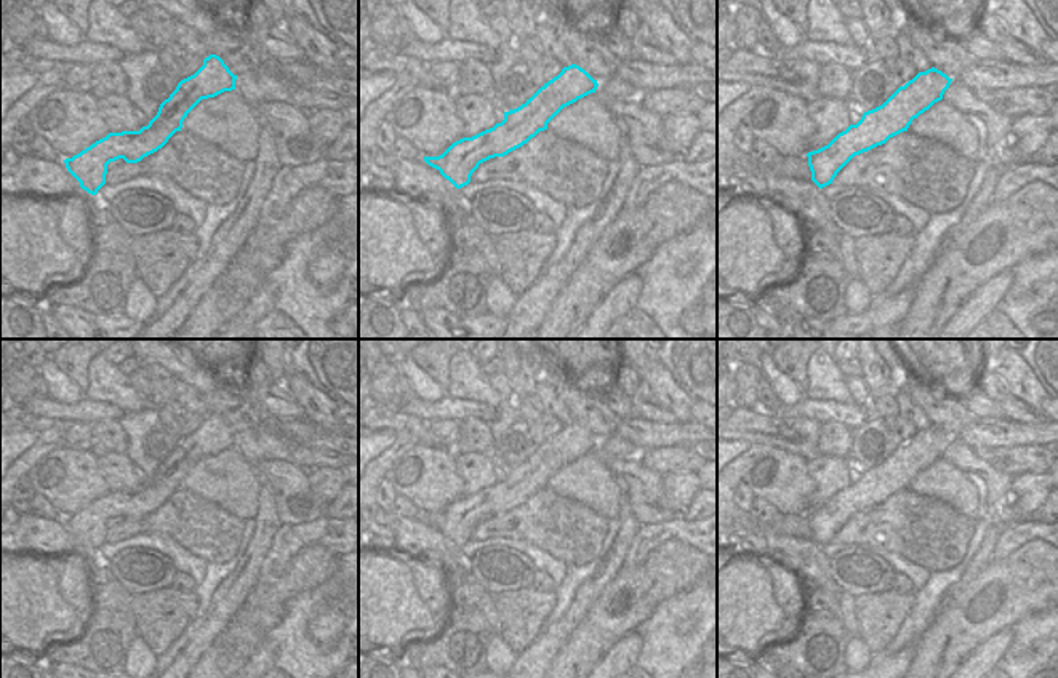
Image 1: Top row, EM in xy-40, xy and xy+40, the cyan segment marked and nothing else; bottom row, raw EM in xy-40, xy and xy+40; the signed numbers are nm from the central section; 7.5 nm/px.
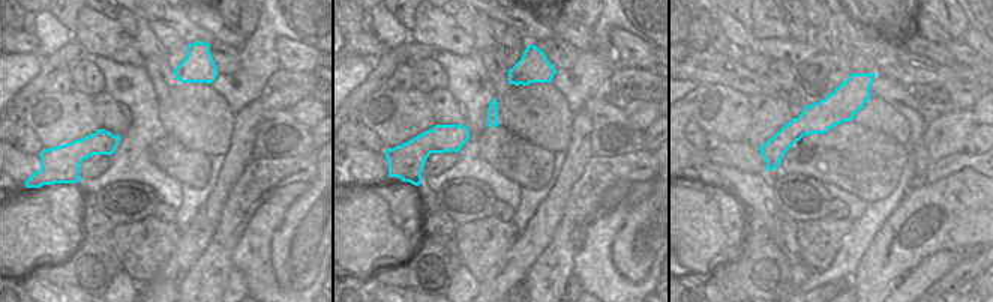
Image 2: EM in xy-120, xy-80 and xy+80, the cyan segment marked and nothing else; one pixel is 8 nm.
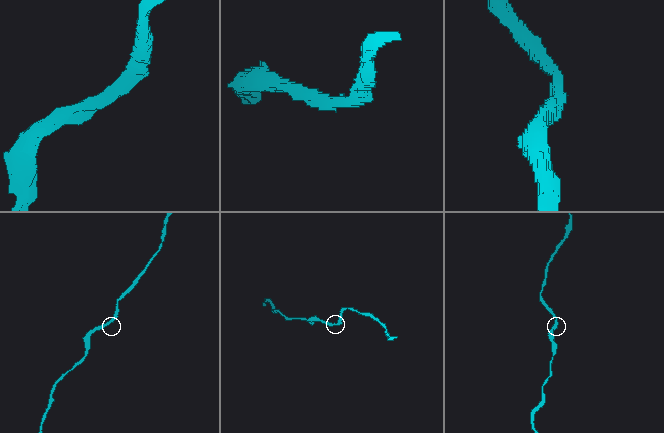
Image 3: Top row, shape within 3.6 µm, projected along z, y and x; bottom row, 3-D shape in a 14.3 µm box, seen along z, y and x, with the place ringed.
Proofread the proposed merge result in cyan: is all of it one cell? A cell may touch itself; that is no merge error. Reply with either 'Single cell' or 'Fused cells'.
Fused cells.

